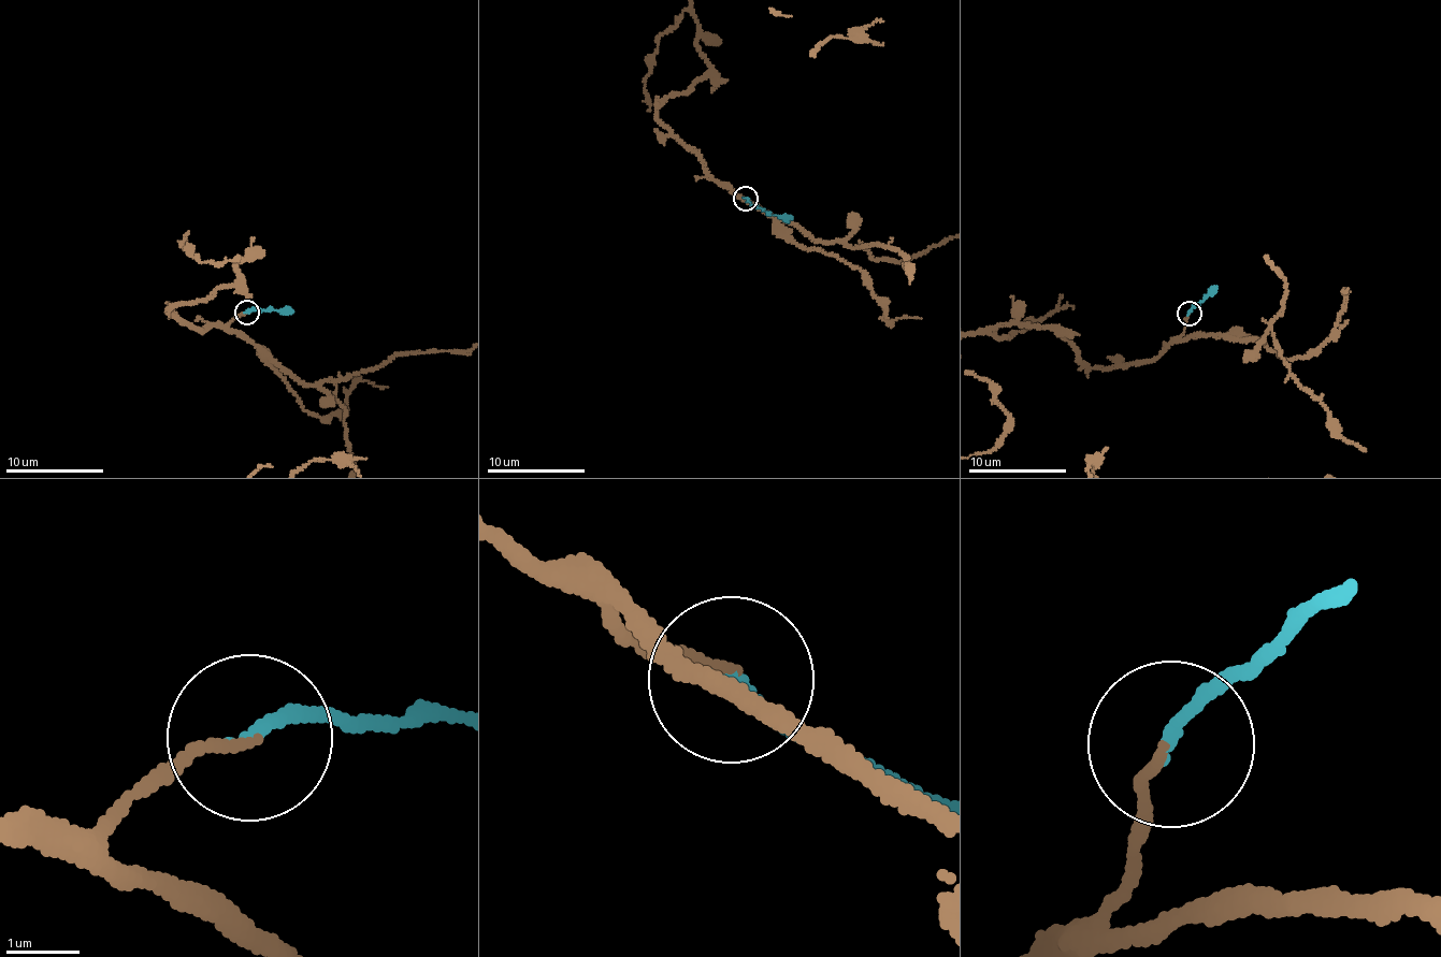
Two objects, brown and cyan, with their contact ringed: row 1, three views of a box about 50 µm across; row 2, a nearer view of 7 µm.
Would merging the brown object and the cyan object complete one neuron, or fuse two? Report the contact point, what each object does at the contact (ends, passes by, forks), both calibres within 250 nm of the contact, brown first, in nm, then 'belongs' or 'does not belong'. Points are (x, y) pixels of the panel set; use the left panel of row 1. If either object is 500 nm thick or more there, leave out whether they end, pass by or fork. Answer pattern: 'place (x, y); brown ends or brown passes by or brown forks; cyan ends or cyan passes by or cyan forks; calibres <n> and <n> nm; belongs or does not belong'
place (247, 313); brown ends; cyan ends; calibres 120 and 180 nm; belongs

